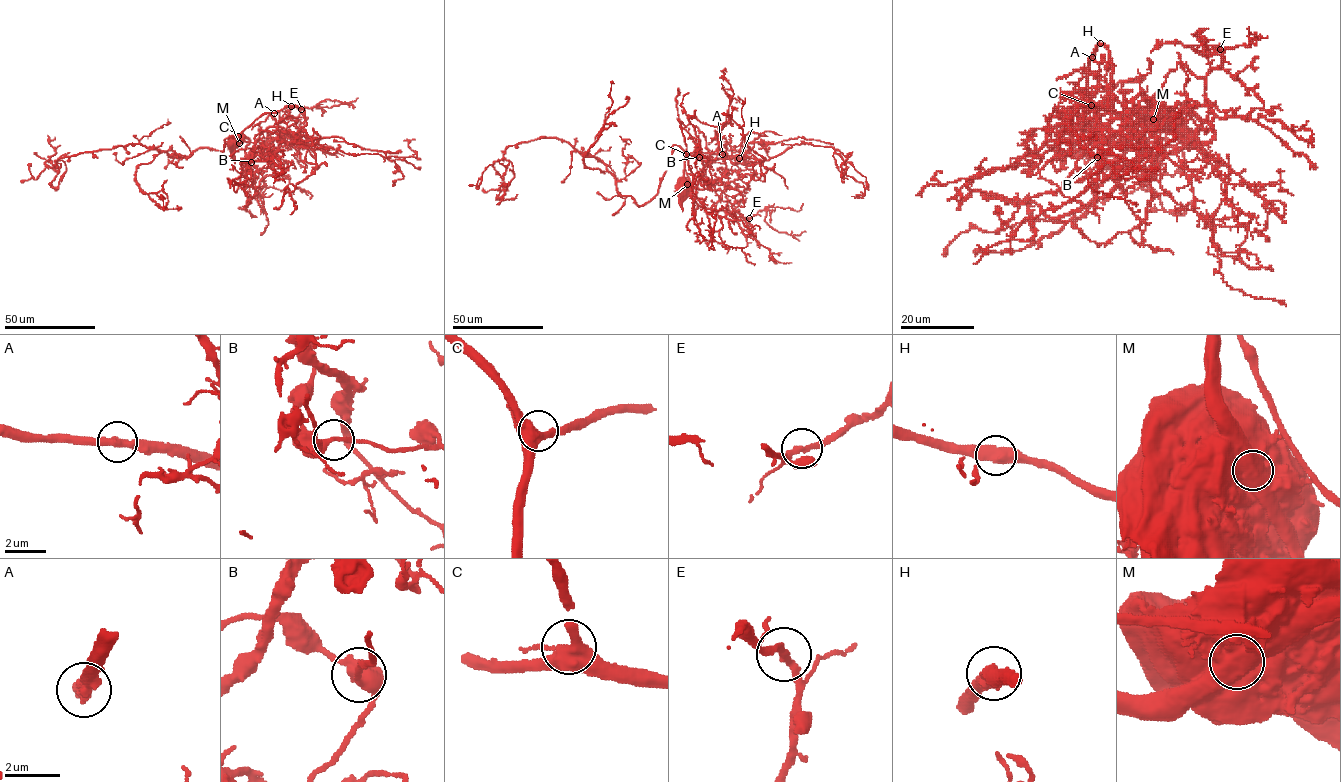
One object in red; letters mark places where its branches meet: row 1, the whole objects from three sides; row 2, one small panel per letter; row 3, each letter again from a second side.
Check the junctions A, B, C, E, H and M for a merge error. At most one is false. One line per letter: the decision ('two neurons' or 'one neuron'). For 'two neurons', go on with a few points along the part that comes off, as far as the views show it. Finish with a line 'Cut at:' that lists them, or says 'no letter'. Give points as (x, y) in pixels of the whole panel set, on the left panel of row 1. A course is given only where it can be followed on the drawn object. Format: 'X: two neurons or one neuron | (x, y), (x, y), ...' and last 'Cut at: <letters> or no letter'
A: one neuron
B: one neuron
C: one neuron
E: one neuron
H: one neuron
M: two neurons | (239, 143), (232, 150), (234, 163)
Cut at: M

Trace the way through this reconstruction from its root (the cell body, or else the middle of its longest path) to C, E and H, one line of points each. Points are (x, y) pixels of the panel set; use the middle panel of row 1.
C: (684, 189), (686, 154)
E: (684, 189), (712, 186), (721, 198), (710, 208), (713, 211), (725, 210), (749, 218)
H: (684, 189), (687, 154), (705, 152), (740, 158)

